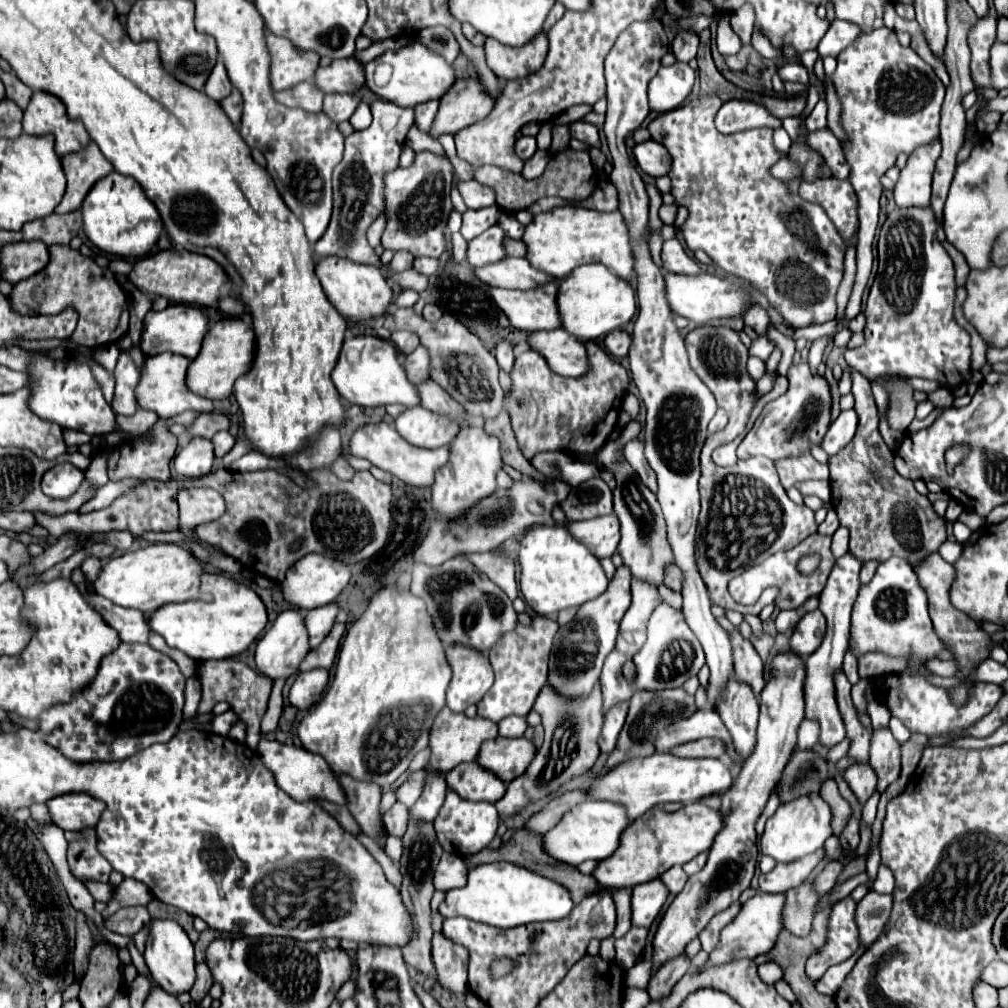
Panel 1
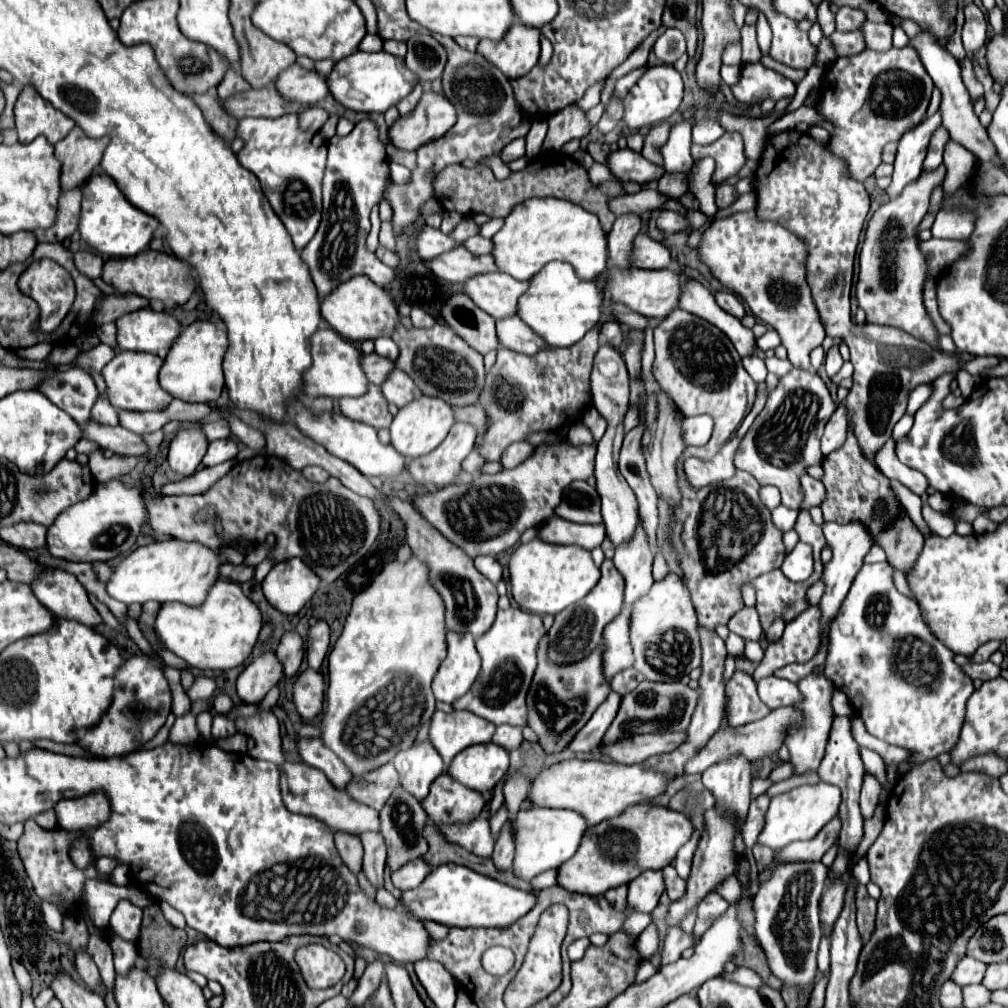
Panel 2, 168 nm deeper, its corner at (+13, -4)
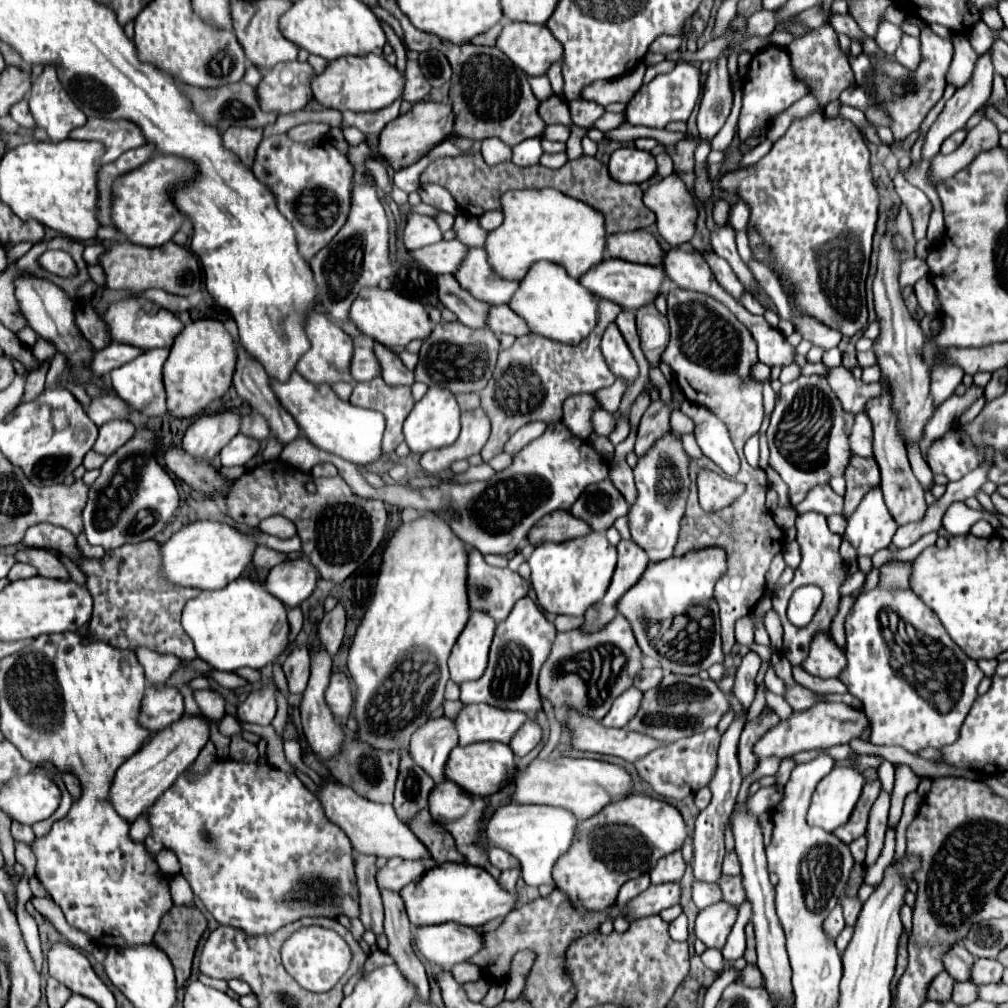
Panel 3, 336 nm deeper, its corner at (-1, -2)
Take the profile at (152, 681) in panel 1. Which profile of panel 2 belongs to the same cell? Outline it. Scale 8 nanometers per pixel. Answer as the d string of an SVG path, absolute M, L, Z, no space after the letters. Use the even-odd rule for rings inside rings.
M134 654L126 658L112 676L114 692L112 692L112 702L108 710L102 714L102 718L94 726L78 730L74 744L90 752L92 756L110 758L110 756L124 756L144 746L146 742L150 742L154 734L164 726L170 714L170 706L172 706L172 694L168 688L168 680L164 672L160 670L162 668L158 666L158 662L144 654Z

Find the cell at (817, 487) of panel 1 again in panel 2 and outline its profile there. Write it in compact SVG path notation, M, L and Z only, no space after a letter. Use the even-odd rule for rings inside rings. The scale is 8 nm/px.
M792 368L768 394L764 410L756 416L748 436L736 452L734 466L750 472L760 486L776 486L782 494L782 504L800 510L802 498L796 498L796 484L808 466L822 462L824 456L820 452L820 438L834 410L836 404L822 378L816 372Z

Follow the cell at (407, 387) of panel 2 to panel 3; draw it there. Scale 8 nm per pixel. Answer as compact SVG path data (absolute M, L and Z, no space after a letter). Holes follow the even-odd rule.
M374 342L374 356L378 356L378 364L382 364L382 378L386 384L390 386L398 386L398 384L412 386L414 384L414 374L404 368L400 356L394 354L390 348Z

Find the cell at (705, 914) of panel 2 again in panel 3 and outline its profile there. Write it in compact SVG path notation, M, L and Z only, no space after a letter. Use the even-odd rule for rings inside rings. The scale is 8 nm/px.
M722 876L720 878L720 888L722 888L722 894L724 894L724 900L734 904L734 906L740 906L746 898L746 890L742 888L742 876Z

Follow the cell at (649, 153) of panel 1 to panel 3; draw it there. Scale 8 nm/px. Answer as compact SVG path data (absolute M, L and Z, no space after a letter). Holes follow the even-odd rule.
M626 146L612 152L608 170L620 184L640 184L656 174L656 162L650 152Z

